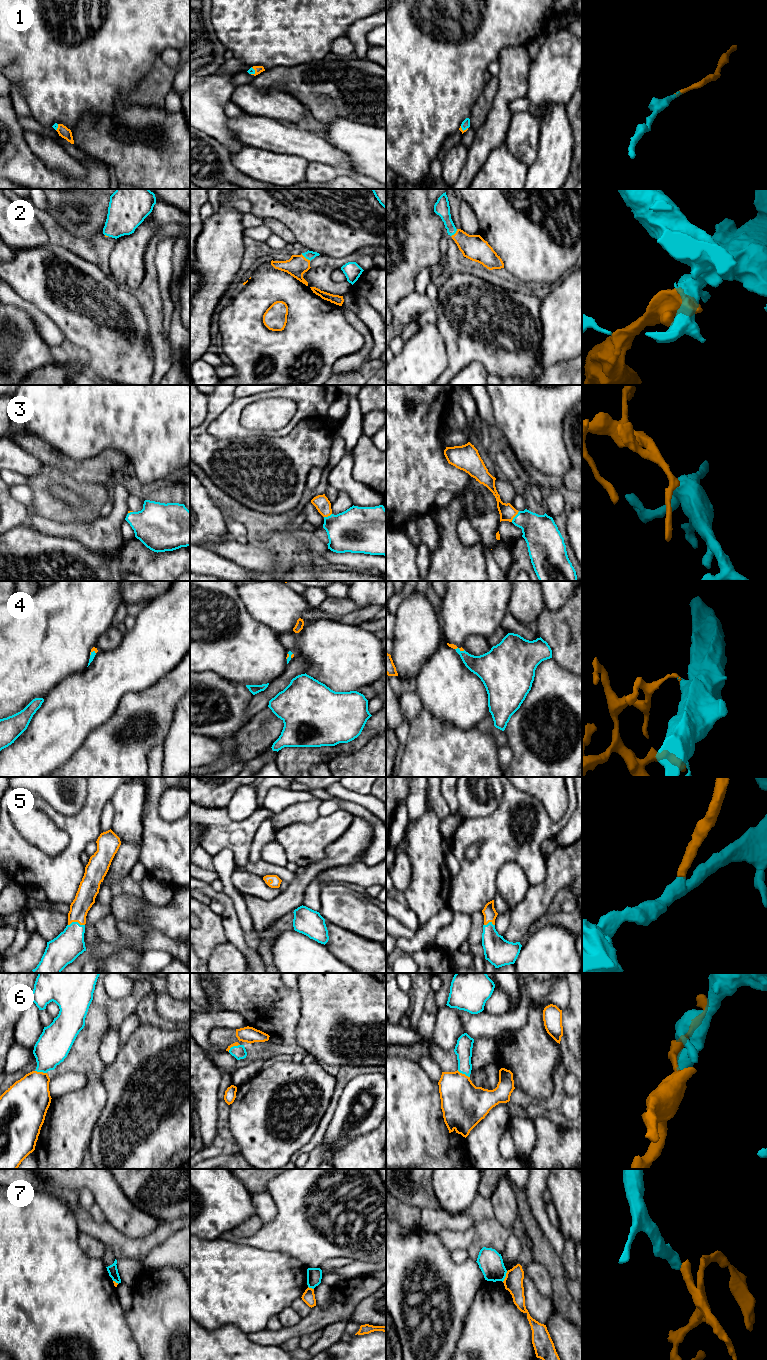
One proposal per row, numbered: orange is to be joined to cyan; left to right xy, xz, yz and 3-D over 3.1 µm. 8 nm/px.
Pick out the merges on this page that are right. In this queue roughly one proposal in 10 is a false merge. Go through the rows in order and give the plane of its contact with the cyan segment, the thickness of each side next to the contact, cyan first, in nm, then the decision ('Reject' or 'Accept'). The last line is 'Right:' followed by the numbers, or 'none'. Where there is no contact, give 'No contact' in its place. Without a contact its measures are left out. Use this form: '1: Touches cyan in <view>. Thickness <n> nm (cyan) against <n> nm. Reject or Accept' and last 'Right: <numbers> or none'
1: Touches cyan in xz. Thickness 50 nm (cyan) against 60 nm. Accept
2: Touches cyan in xz. Thickness 70 nm (cyan) against 170 nm. Accept
3: Touches cyan in yz. Thickness 280 nm (cyan) against 130 nm. Accept
4: Touches cyan in xz. Thickness 40 nm (cyan) against 20 nm. Accept
5: Touches cyan in xy. Thickness 240 nm (cyan) against 160 nm. Accept
6: Touches cyan in yz. Thickness 140 nm (cyan) against 360 nm. Accept
7: Touches cyan in yz. Thickness 200 nm (cyan) against 160 nm. Reject
Right: 1, 2, 3, 4, 5, 6

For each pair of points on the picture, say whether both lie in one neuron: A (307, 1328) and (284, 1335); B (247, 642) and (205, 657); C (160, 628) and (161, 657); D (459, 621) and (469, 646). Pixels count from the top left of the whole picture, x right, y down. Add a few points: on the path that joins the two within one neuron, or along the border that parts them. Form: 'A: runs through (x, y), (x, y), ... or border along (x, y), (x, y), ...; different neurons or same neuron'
A: runs through (301, 1328), (290, 1332); same neuron
B: runs through (237, 644), (218, 644), (215, 647); same neuron
C: runs through (160, 635), (160, 650); same neuron
D: border along (485, 637), (468, 636), (462, 647); different neurons

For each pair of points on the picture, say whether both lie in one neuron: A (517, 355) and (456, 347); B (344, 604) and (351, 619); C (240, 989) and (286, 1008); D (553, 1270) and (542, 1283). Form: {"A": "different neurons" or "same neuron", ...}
{"A": "same neuron", "B": "different neurons", "C": "same neuron", "D": "different neurons"}

